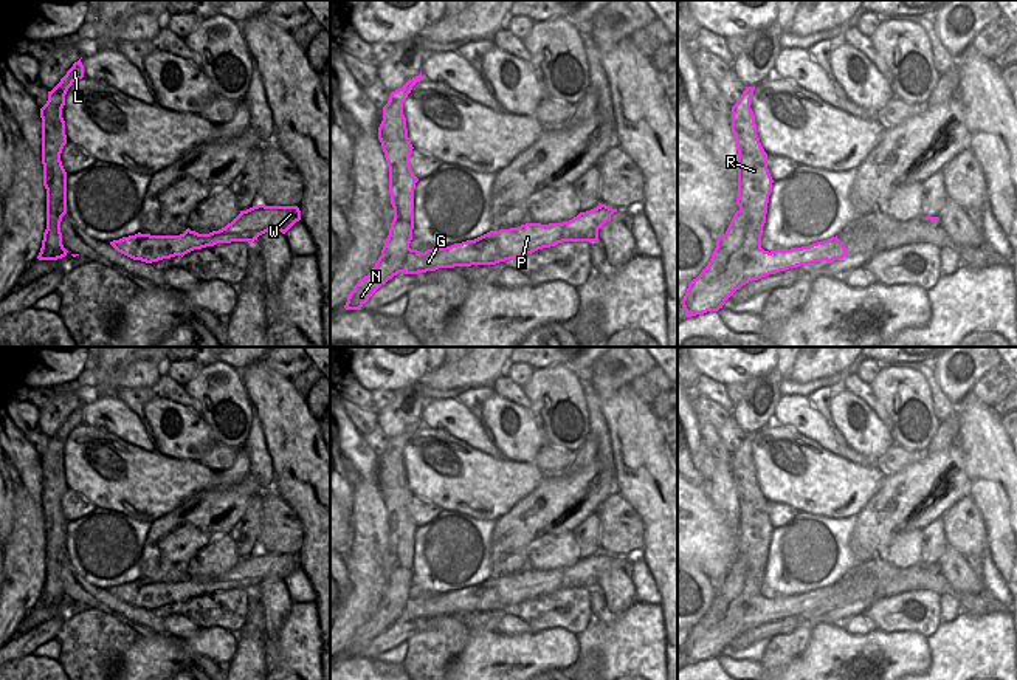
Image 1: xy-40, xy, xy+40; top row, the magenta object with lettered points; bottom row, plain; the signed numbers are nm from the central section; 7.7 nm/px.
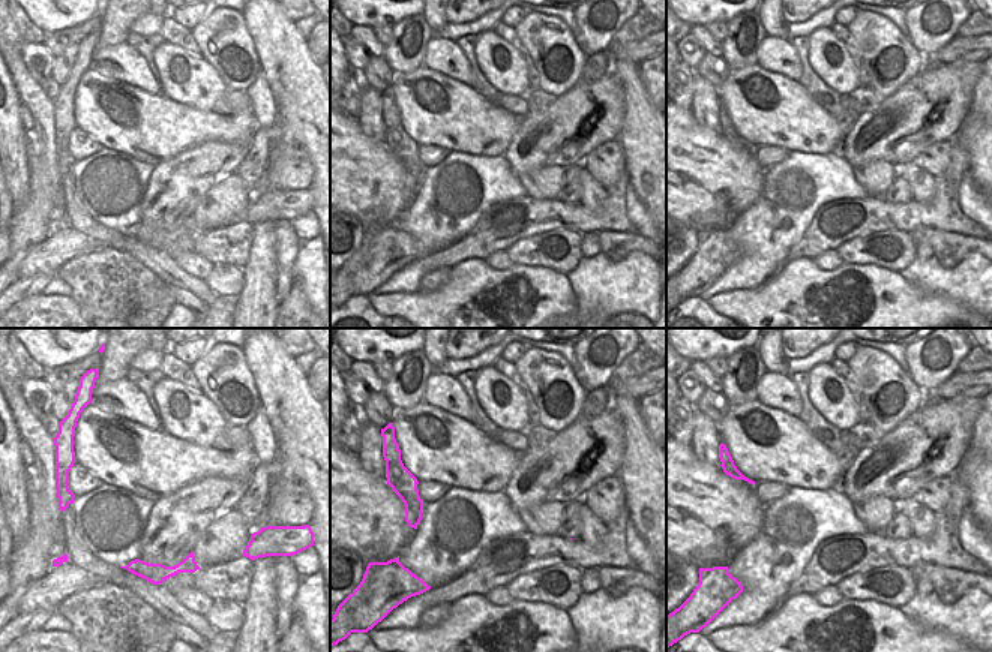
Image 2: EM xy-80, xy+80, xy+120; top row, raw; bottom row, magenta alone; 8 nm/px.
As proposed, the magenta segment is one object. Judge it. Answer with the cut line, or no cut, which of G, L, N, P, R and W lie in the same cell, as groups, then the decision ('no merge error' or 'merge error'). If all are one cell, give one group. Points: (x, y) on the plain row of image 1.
xy+40 (717, 592), (740, 607), (746, 604), (749, 597), (760, 594) | G N P W / L R | merge error

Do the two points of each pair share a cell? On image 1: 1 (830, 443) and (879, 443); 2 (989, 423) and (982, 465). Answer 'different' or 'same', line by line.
1: different
2: same

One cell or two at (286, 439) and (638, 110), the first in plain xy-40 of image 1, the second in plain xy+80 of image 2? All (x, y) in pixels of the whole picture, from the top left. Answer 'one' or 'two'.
one

